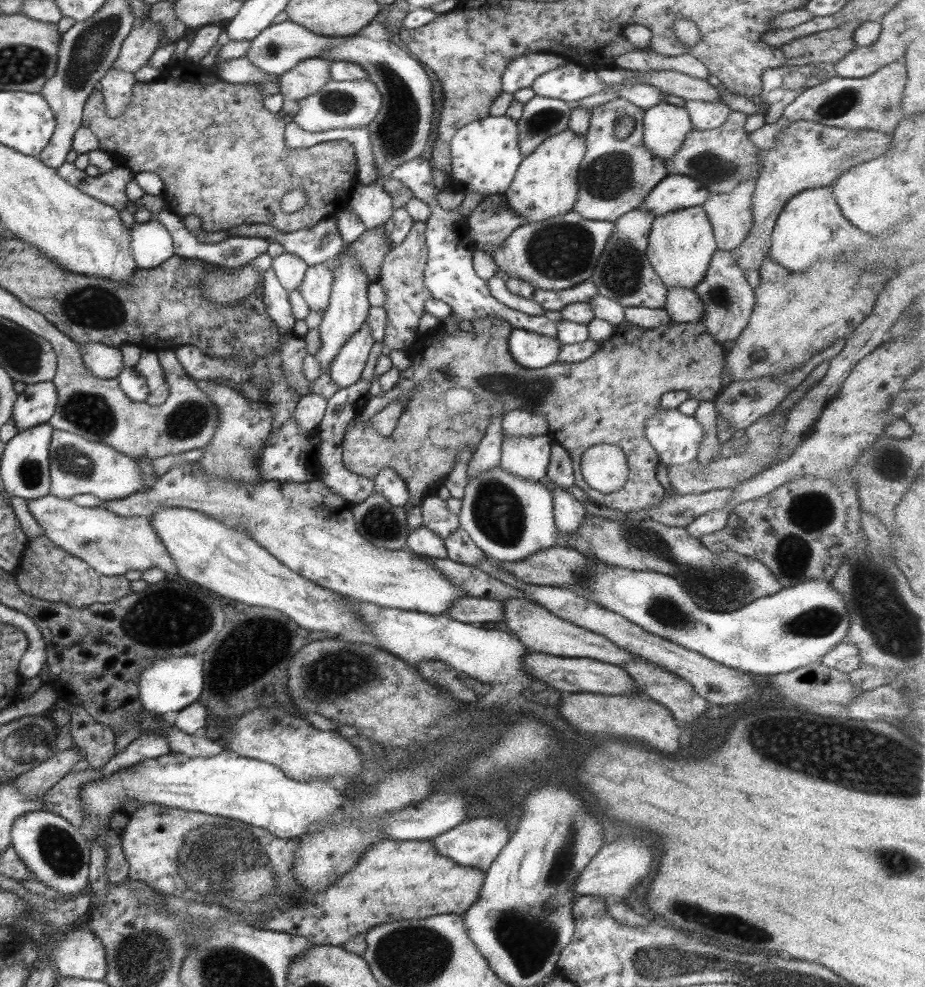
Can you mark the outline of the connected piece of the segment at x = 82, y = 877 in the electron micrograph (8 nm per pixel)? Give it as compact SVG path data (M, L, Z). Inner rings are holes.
M49 810L25 813L12 823L11 848L28 868L33 880L61 895L75 896L88 887L90 848L79 828Z

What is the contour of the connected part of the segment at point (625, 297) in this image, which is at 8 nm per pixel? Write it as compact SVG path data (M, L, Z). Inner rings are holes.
M641 206L618 216L612 222L613 230L605 241L605 246L598 256L595 269L589 279L597 286L597 294L615 300L624 308L643 306L662 309L665 304L667 288L653 272L646 257L648 234L654 217L653 213Z

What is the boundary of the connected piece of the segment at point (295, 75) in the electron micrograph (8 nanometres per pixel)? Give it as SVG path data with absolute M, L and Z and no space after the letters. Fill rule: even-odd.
M323 57L309 58L297 62L295 67L279 76L277 84L285 115L295 116L299 110L298 102L330 81L329 65L331 61Z

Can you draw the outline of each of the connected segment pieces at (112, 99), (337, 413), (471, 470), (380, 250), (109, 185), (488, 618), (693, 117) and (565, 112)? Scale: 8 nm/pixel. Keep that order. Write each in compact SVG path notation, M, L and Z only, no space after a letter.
M110 70L100 80L105 114L109 118L119 116L130 104L134 74L121 70Z
M359 380L355 385L347 388L337 389L329 400L326 401L324 416L317 426L318 438L318 462L322 468L318 475L318 480L327 487L330 491L338 494L342 499L348 500L352 504L360 503L365 500L374 490L374 481L369 480L369 477L359 476L358 474L349 472L342 463L342 448L341 443L344 437L344 432L348 428L350 420L354 420L359 416L365 402L369 400L370 383Z
M503 415L491 417L489 426L486 426L485 434L476 444L468 462L466 481L467 478L476 476L478 472L483 472L487 468L493 468L500 464L500 450L503 441L500 418L503 418Z
M384 225L365 229L353 242L343 246L340 254L329 262L330 269L337 268L341 254L351 255L359 265L359 270L365 272L369 284L375 284L379 277L379 267L392 248L384 238Z
M64 162L56 168L56 173L65 182L73 185L73 188L118 211L125 209L125 203L129 201L123 190L127 182L134 178L134 174L128 168L117 165L105 174L92 177L85 175L84 171L77 170L73 163Z
M465 596L453 601L446 610L446 615L462 623L480 625L501 622L503 611L500 601Z
M686 100L682 107L689 115L691 128L700 131L721 126L731 111L725 103L717 101Z
M533 95L524 105L519 120L519 150L527 156L545 137L568 128L572 105L559 99Z

